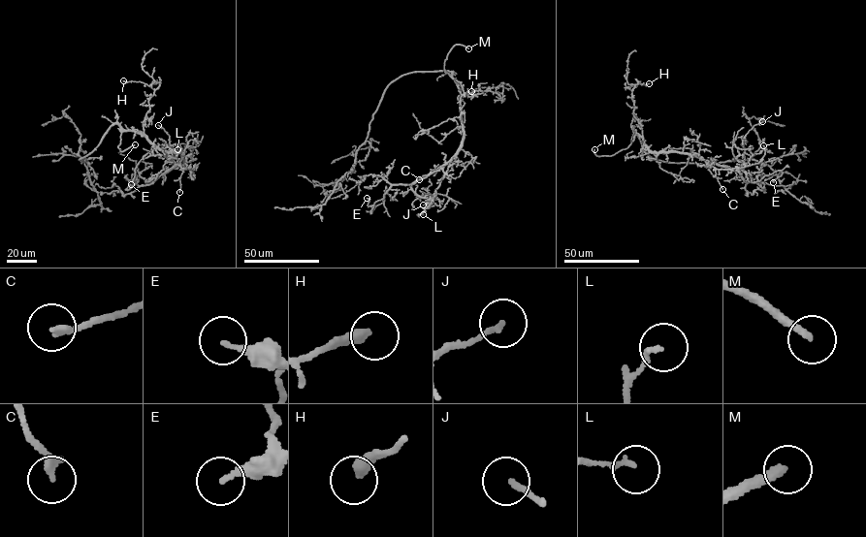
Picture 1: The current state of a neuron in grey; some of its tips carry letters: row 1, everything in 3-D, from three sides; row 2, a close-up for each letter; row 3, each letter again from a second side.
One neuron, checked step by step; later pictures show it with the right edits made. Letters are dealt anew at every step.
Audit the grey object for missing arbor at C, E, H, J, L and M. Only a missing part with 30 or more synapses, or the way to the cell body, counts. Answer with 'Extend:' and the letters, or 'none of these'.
Extend: M

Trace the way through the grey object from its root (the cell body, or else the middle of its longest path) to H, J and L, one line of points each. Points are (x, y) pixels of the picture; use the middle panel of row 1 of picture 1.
H: (450, 71), (461, 94), (476, 90), (496, 93), (496, 89), (481, 87), (471, 91)
J: (450, 71), (459, 91), (463, 145), (449, 160), (411, 185), (412, 190), (420, 196), (432, 195), (423, 205)
L: (450, 71), (459, 91), (463, 145), (441, 167), (444, 176), (429, 205), (417, 215), (423, 214)

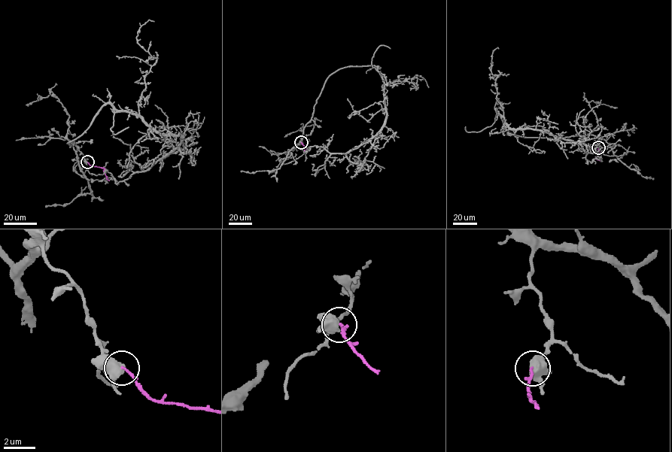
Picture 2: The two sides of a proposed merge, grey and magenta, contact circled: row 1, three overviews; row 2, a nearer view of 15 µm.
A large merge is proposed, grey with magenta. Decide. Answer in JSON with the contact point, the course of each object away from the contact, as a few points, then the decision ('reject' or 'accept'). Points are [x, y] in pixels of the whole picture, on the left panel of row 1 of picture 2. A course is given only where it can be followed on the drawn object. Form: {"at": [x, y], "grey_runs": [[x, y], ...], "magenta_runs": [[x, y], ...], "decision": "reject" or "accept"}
{"at": [87, 162], "grey_runs": [[86, 162], [66, 143], [107, 103], [161, 133], [183, 135], [147, 169], [117, 183], [107, 170], [84, 173]], "magenta_runs": [[87, 162], [91, 165], [104, 168], [109, 180]], "decision": "reject"}

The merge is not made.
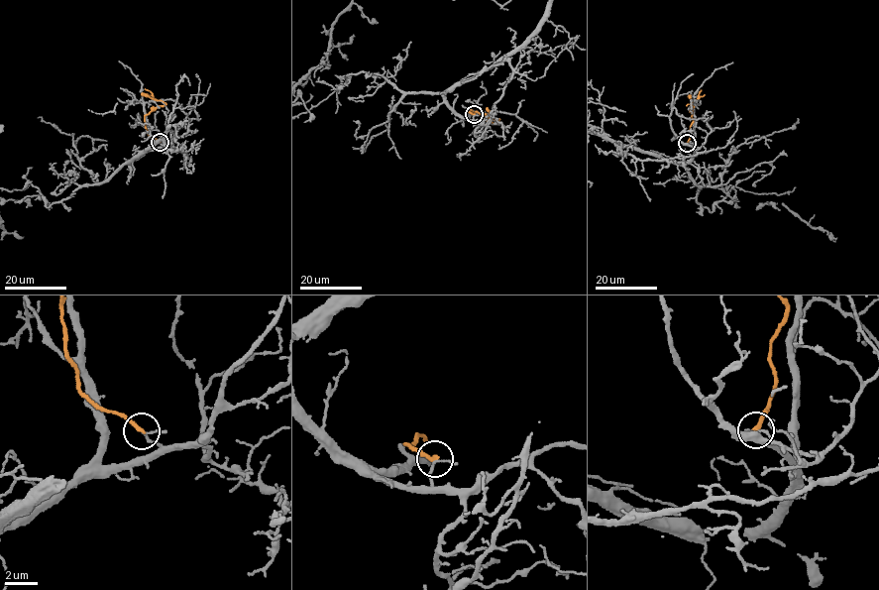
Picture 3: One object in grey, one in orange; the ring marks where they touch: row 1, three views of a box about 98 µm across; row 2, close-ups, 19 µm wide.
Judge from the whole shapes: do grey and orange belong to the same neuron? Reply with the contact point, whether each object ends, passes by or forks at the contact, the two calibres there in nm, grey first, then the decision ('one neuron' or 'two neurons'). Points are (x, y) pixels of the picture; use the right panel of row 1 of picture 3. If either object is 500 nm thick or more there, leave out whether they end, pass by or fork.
at (687, 143); grey passes by; orange ends there; 120 nm thick on the grey side, 240 nm on the other; two neurons

